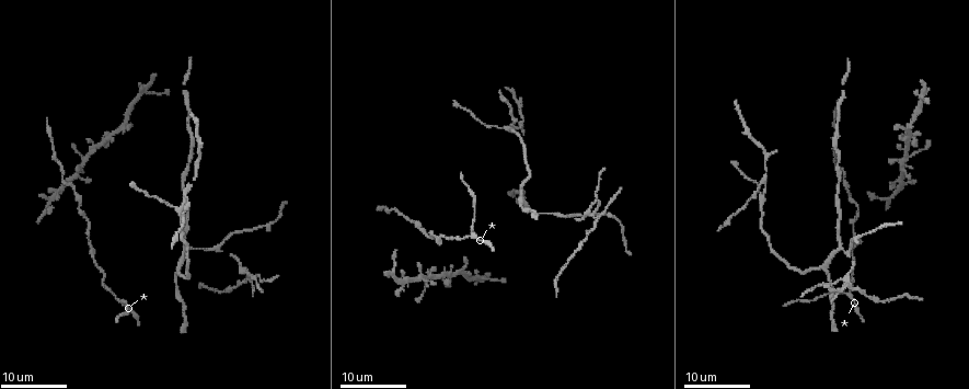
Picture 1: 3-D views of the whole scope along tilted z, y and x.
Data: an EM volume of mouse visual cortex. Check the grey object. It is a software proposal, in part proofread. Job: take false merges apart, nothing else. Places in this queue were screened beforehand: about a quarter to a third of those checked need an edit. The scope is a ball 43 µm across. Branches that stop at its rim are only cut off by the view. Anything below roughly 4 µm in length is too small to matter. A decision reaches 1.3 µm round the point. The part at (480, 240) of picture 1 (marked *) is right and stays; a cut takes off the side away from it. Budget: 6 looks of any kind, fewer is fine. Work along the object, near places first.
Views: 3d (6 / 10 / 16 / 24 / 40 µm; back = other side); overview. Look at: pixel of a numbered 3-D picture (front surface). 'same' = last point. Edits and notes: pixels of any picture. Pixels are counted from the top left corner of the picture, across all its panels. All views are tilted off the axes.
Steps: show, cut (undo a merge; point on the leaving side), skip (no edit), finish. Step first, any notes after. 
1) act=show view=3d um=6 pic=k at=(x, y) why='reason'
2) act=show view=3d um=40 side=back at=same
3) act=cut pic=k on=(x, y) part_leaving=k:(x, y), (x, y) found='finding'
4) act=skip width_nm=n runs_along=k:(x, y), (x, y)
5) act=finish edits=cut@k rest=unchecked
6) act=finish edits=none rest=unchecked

act=show view=3d um=16 pic=1 at=(823, 267)

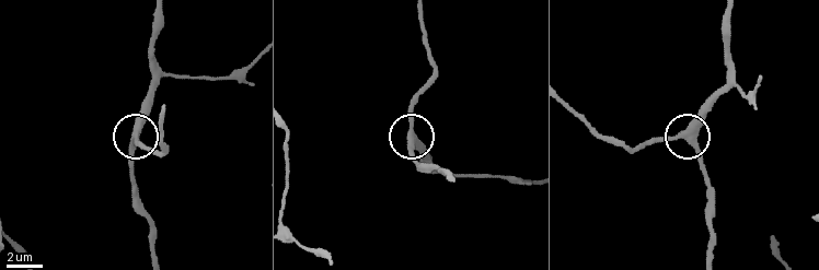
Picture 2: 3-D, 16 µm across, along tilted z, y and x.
act=show view=3d um=6 pic=2 at=(409, 130)

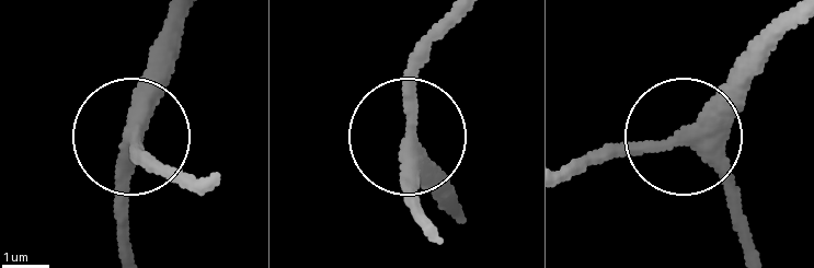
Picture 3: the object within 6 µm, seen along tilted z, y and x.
act=skip width_nm=360 found='one neuron here'

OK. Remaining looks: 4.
act=show view=3d um=16 pic=1 at=(839, 249) why='small branch off a trunk'

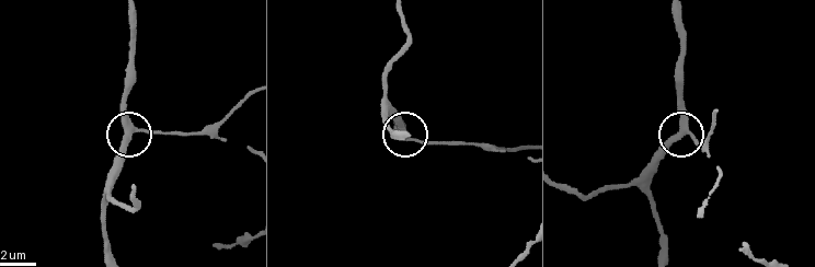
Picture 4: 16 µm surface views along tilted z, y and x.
act=show view=3d um=10 pic=4 at=(683, 129)

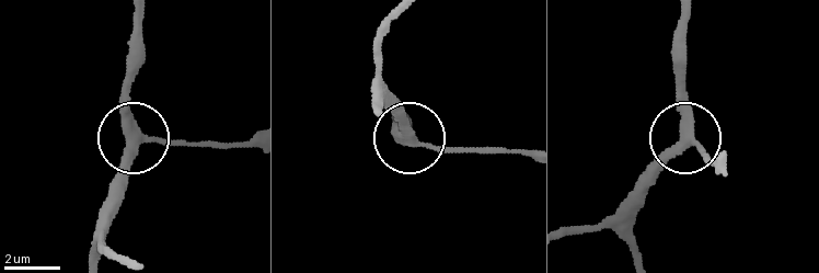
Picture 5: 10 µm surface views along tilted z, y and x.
act=skip width_nm=300 found='continuous, no second neuron'

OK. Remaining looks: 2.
act=show view=3d um=24 pic=1 at=(589, 213) why='looks like a crossing'

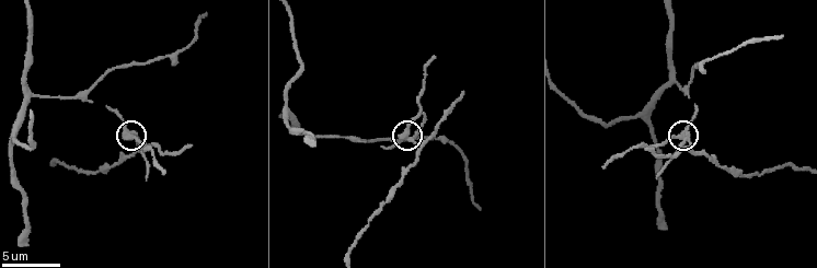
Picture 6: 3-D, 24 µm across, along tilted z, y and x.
act=show view=3d um=6 pic=6 at=(409, 139)

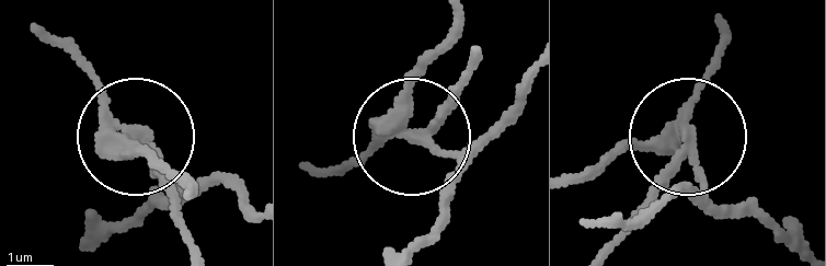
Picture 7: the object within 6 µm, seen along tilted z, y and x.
act=cut pic=7 on=(444, 112) width_nm=290 part_leaving=7:(394, 139), (440, 149), (450, 171), (447, 207), (420, 246) found='a second neuron is stuck on'

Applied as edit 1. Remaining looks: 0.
act=finish edits=cut@7 rest=unchecked

